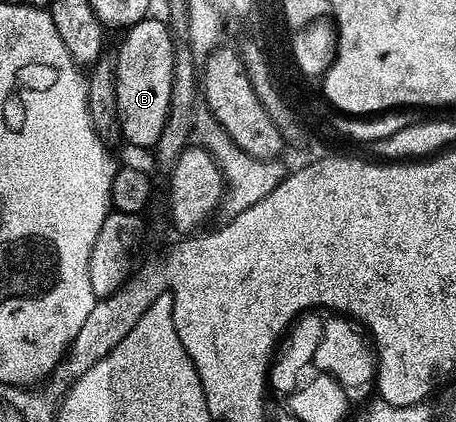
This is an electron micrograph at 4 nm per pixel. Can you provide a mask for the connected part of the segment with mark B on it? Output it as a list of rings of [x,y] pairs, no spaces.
[[[147,16],[142,22],[128,27],[124,31],[125,39],[121,42],[121,50],[117,55],[117,121],[119,134],[133,146],[156,147],[159,136],[163,132],[163,124],[169,115],[171,104],[171,84],[173,83],[173,55],[175,39],[166,23],[154,16]]]

